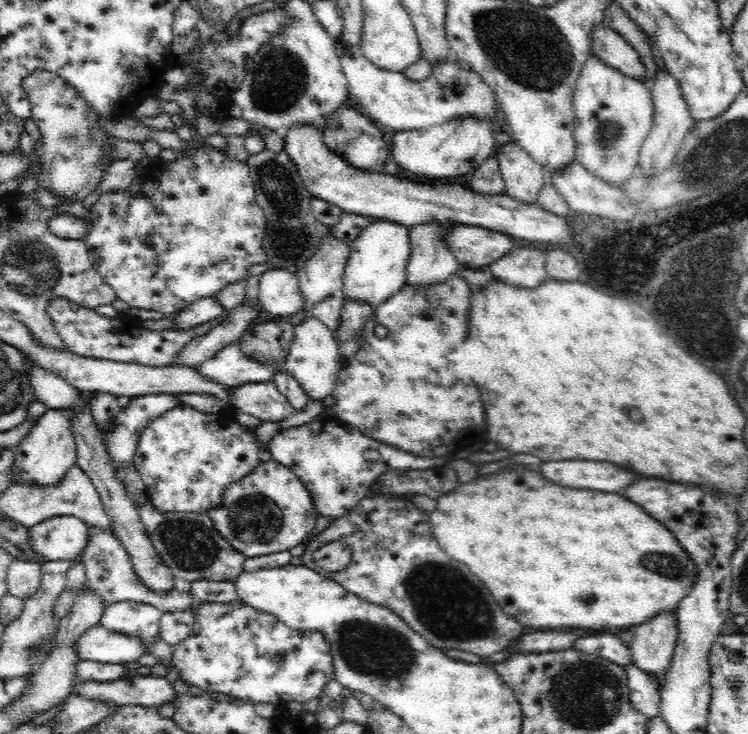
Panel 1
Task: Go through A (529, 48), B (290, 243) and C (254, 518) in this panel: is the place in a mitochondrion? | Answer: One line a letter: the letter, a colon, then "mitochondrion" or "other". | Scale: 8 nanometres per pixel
A: mitochondrion
B: mitochondrion
C: mitochondrion

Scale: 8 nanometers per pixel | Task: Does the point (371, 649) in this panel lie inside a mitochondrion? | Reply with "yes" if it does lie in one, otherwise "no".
yes

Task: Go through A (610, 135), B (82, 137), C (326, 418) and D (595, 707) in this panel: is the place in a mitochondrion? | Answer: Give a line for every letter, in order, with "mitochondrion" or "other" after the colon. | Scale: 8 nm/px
A: mitochondrion
B: mitochondrion
C: other
D: mitochondrion

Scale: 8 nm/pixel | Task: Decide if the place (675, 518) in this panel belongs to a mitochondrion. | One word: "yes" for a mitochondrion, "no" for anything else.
no

